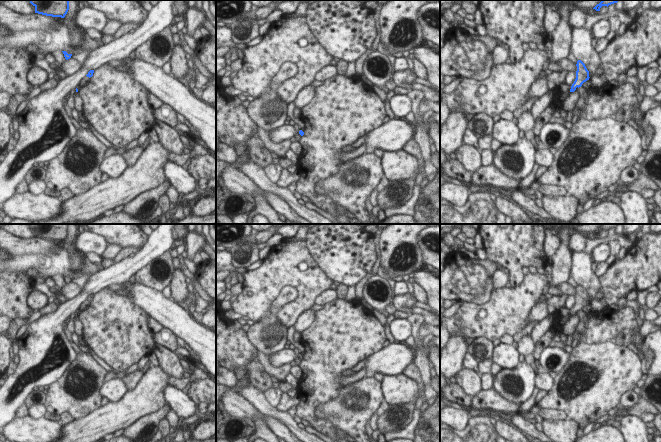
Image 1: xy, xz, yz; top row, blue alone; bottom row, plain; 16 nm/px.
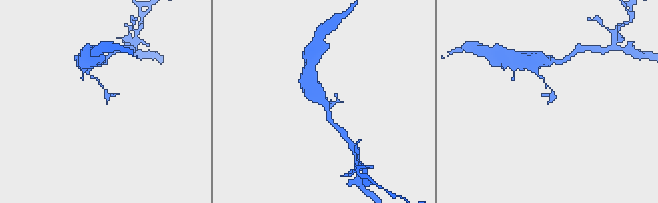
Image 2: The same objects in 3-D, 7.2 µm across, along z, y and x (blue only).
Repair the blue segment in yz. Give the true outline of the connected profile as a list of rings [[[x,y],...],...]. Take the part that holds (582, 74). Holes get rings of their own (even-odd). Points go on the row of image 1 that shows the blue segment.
[[[577,61],[577,71],[576,71],[576,79],[571,86],[570,92],[574,92],[576,88],[581,87],[584,82],[589,80],[589,71],[587,70],[585,64],[581,61]]]

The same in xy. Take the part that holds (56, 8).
[[[29,0],[35,7],[35,13],[64,18],[69,10],[69,0]]]

